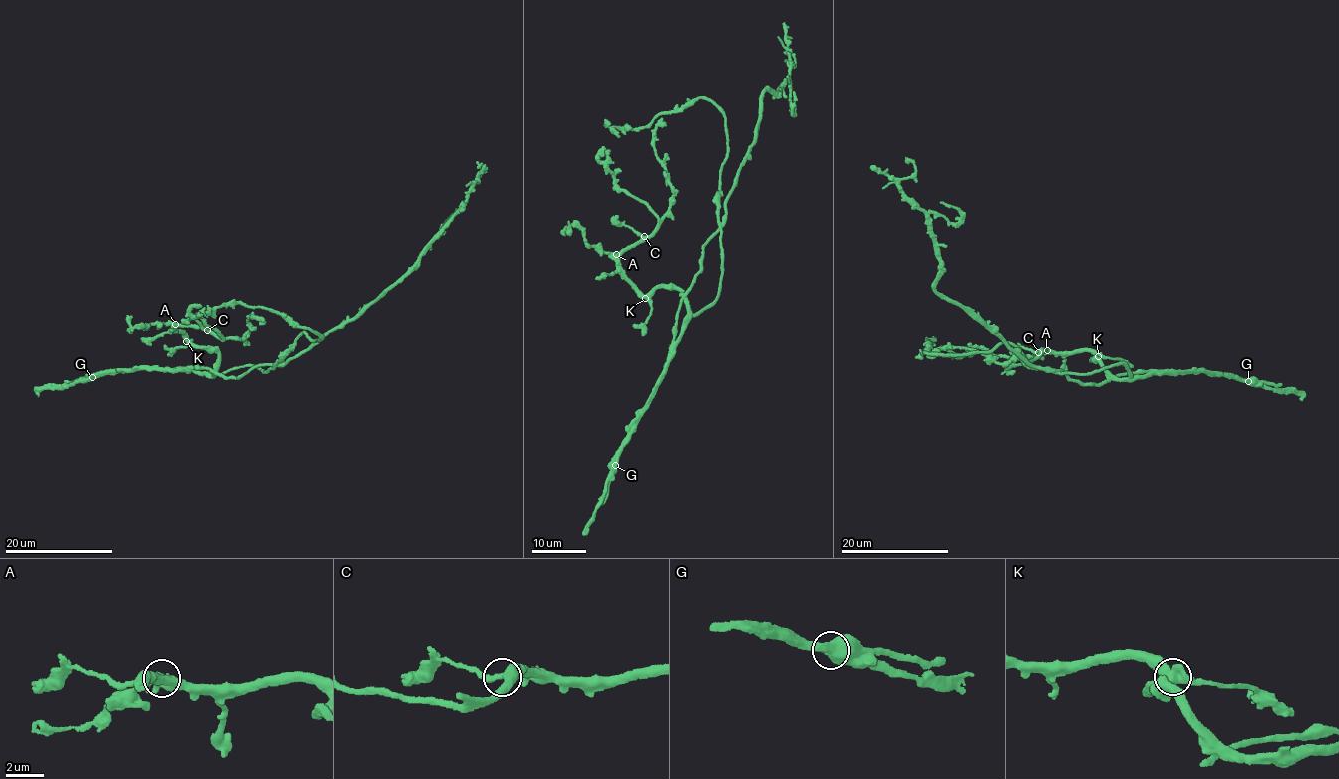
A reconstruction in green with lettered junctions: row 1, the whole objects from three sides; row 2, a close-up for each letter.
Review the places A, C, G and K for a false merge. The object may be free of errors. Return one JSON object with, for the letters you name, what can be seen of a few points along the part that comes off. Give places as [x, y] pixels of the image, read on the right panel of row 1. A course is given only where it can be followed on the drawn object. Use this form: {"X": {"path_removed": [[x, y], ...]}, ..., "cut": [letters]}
{"G": {"path_removed": [[1248, 381], [1168, 370], [1091, 384], [1027, 364], [939, 297], [926, 218], [900, 187], [915, 171], [906, 157]]}, "cut": ["G"]}

